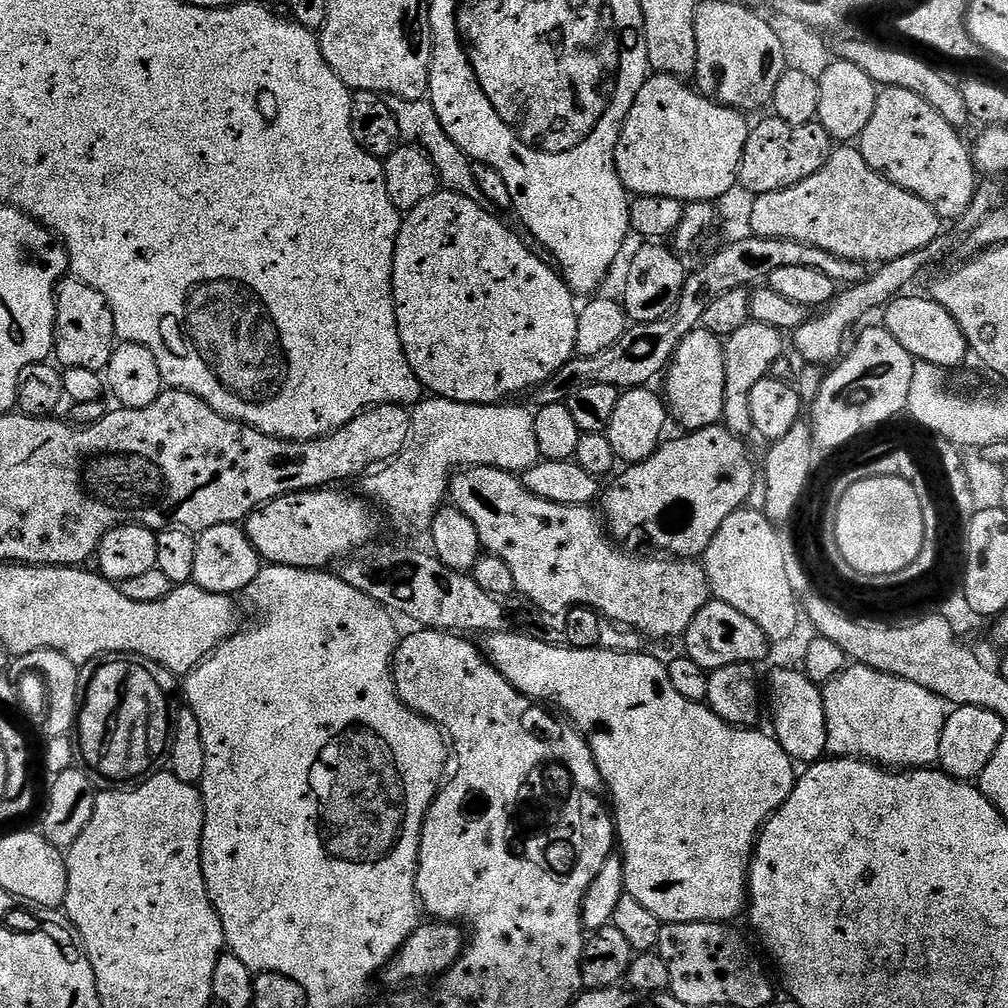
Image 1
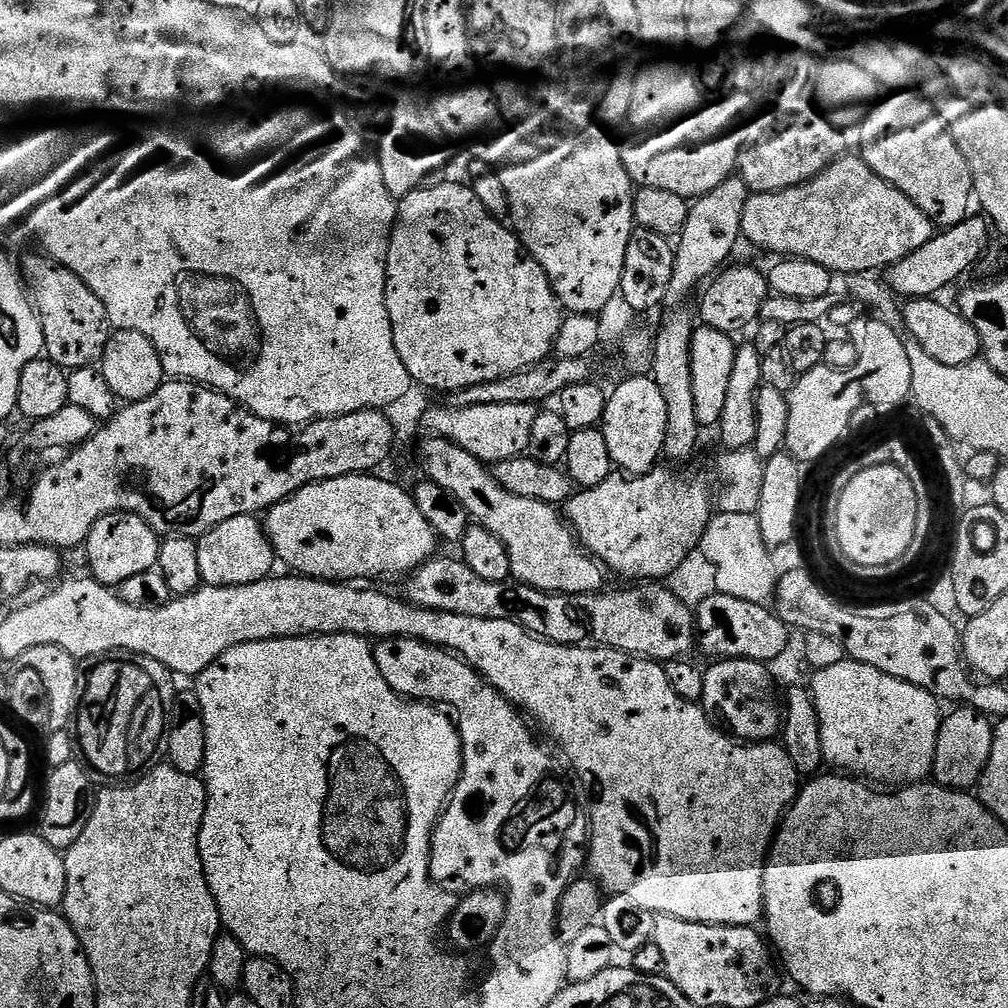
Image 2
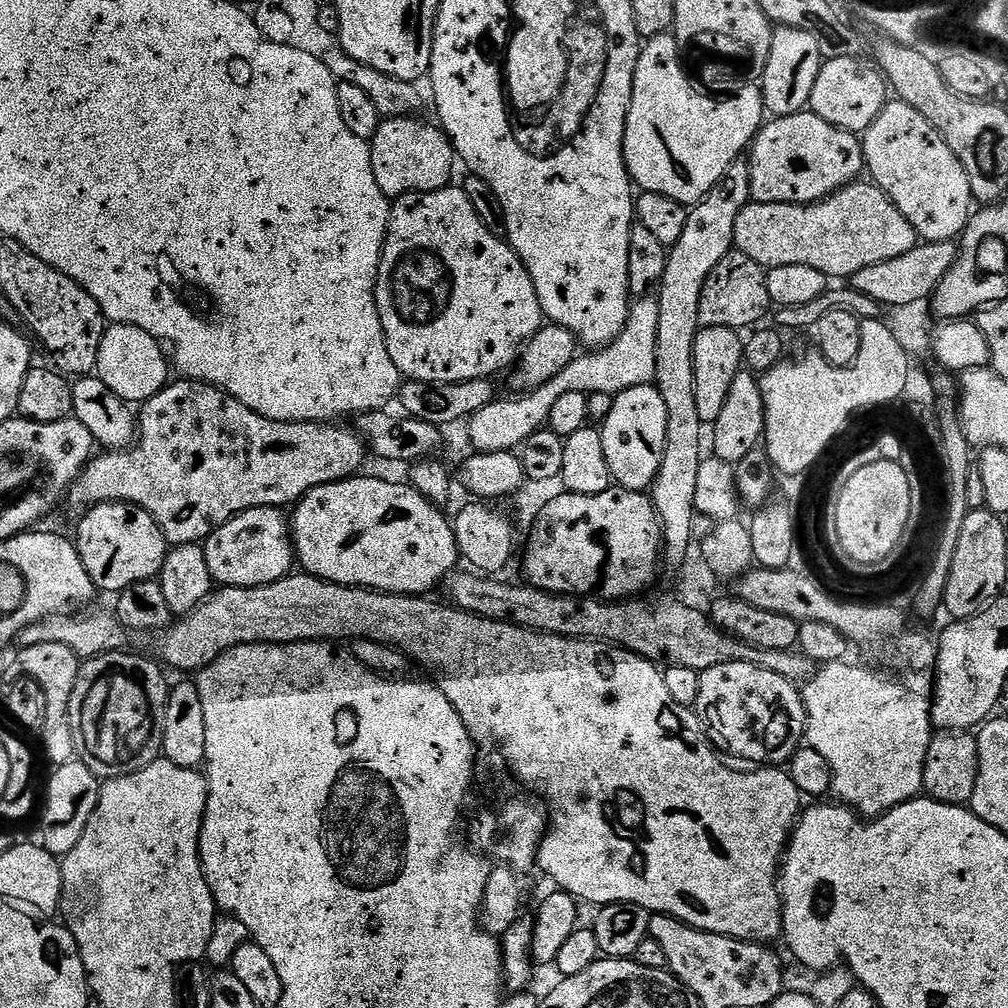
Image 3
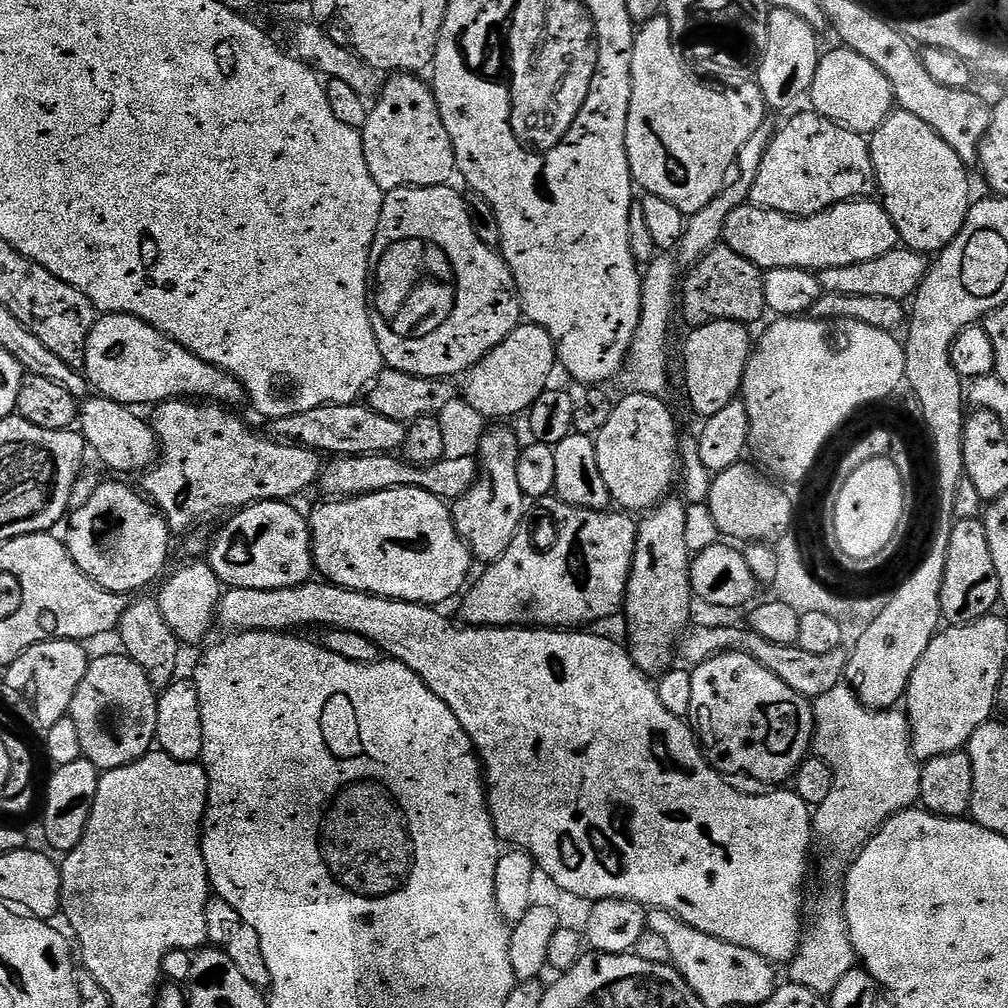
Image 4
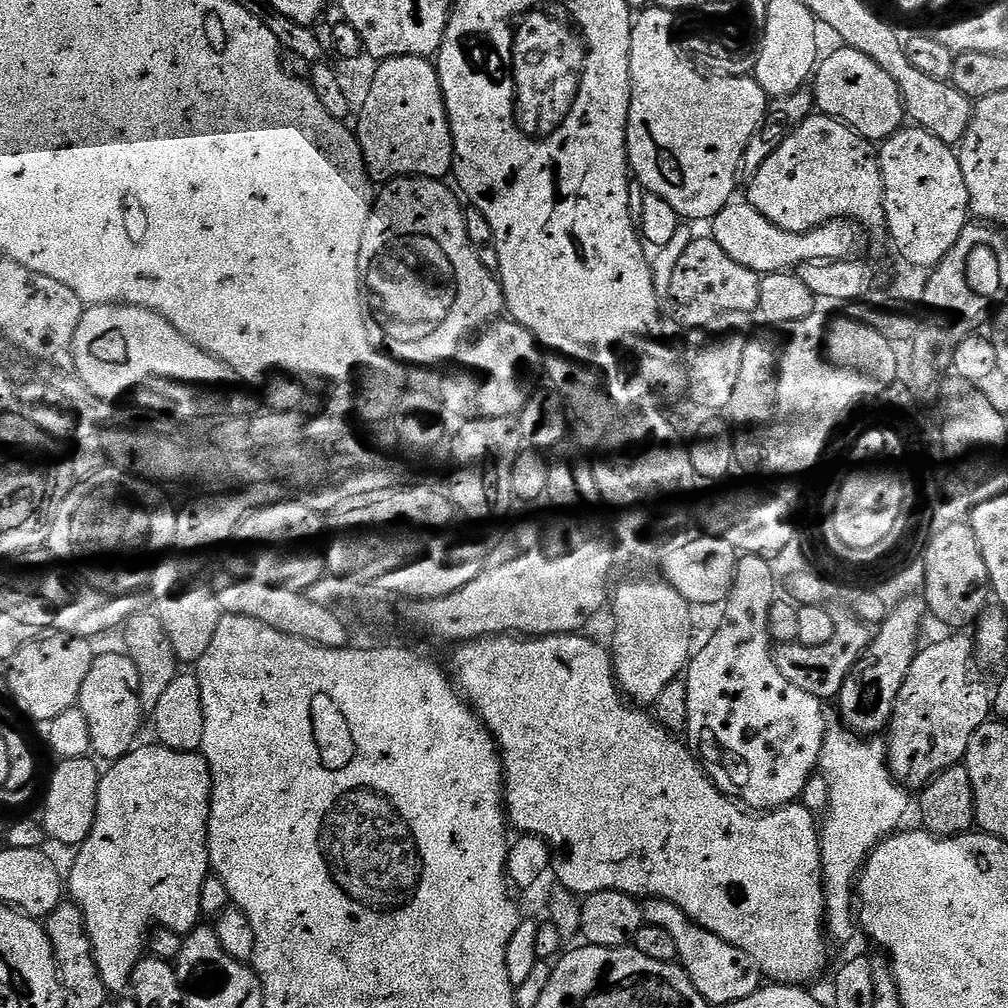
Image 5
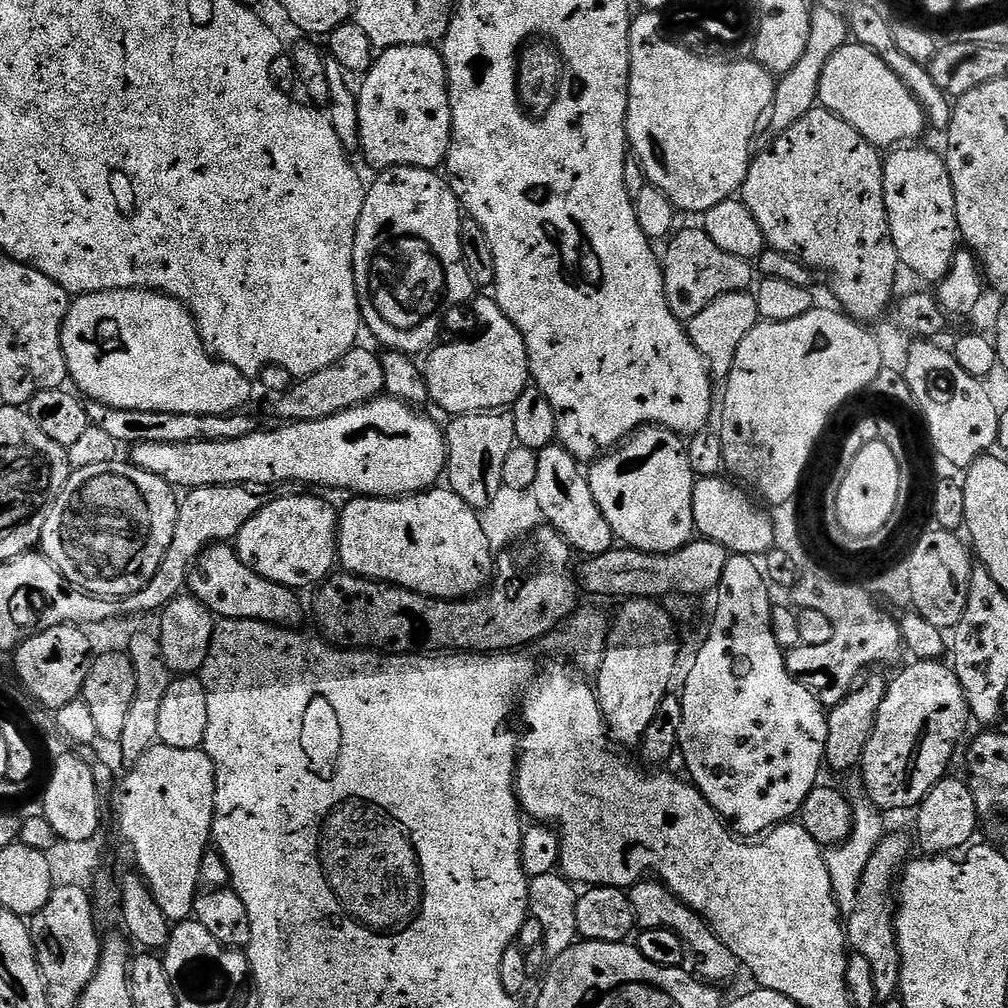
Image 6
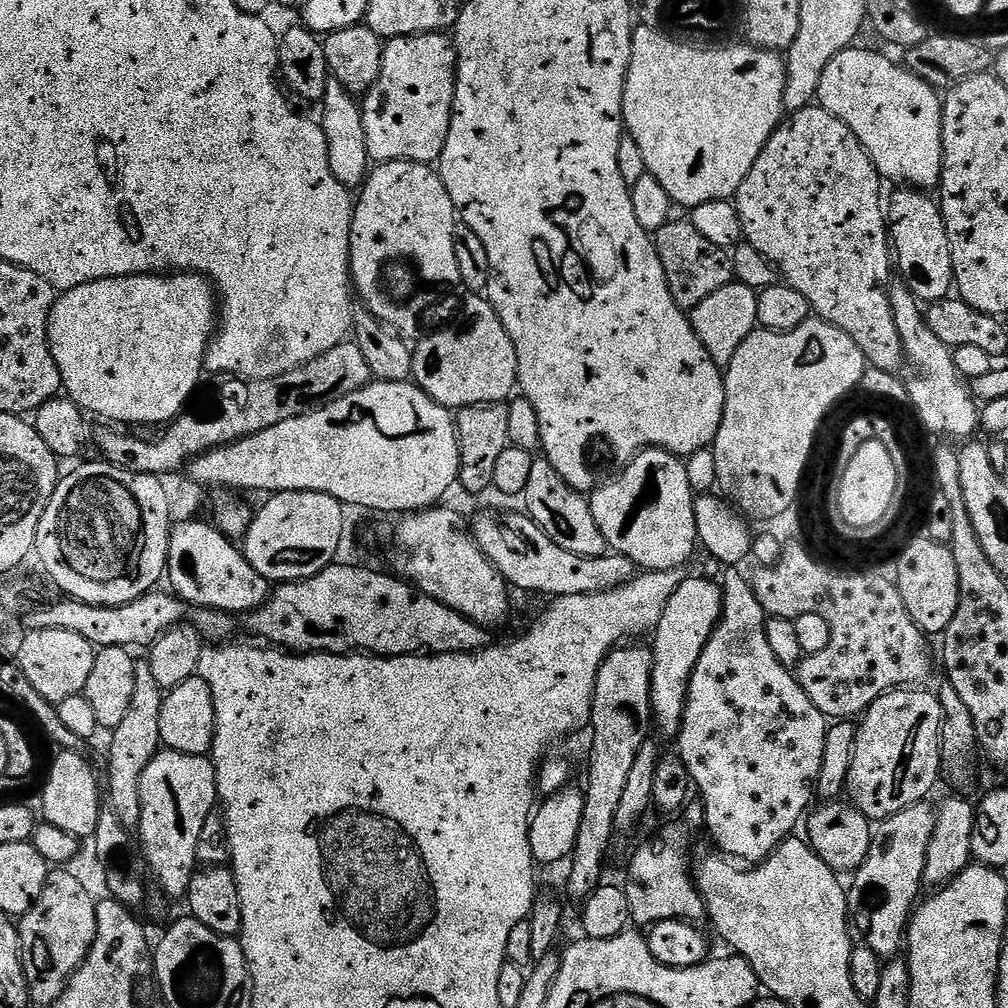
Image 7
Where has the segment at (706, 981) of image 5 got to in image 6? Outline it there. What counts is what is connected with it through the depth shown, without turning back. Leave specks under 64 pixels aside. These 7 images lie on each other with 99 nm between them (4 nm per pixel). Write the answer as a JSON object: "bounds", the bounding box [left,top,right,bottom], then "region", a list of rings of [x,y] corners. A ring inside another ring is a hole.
{"bounds":[628,878,738,982],"region":[[[645,878],[639,884],[632,885],[628,897],[636,915],[637,925],[641,929],[665,928],[670,930],[674,934],[678,934],[691,951],[693,948],[700,955],[701,973],[699,972],[699,975],[705,981],[717,982],[716,980],[732,980],[735,978],[736,968],[738,969],[736,955],[714,935],[712,927],[697,912],[687,908],[667,886],[655,878]]]}

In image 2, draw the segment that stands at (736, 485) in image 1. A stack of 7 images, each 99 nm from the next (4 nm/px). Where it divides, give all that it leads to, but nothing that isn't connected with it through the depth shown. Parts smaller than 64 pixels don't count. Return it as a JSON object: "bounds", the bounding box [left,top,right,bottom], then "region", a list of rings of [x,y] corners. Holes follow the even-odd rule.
{"bounds":[566,466,714,582],"region":[[[657,466],[651,472],[646,472],[642,476],[634,476],[629,478],[624,474],[613,474],[606,478],[606,482],[602,482],[596,488],[586,488],[577,491],[568,500],[566,505],[566,520],[570,525],[579,545],[585,549],[589,556],[595,558],[609,573],[617,572],[620,576],[625,576],[628,582],[664,582],[674,574],[674,570],[682,565],[682,562],[689,557],[690,553],[699,549],[706,534],[707,524],[712,520],[714,515],[714,496],[708,490],[708,484],[700,476],[687,476],[684,470],[673,470],[671,467],[663,468]]]}

